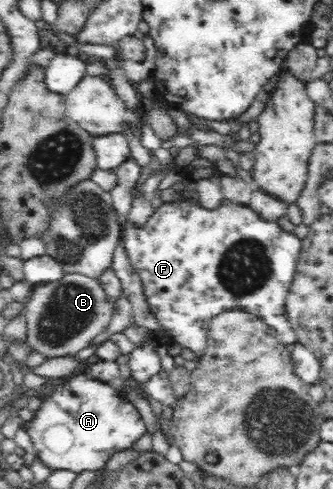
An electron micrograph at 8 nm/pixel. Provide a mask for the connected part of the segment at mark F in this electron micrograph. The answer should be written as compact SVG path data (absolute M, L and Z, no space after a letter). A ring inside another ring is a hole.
M227 199L220 200L218 208L214 208L214 210L207 210L197 201L176 201L173 203L163 203L160 208L156 208L144 228L136 228L133 224L128 222L126 230L121 234L122 237L124 237L124 247L126 247L126 251L128 251L132 259L132 265L134 265L134 268L138 271L138 275L140 275L143 284L143 293L146 301L148 301L148 305L150 305L150 311L156 315L158 323L162 325L161 334L169 337L170 340L178 341L182 347L188 348L194 352L196 357L202 356L206 351L208 330L212 317L224 311L234 309L260 317L265 324L268 325L272 336L278 342L290 346L297 341L296 333L294 329L292 329L285 311L285 298L288 296L289 286L292 284L295 272L297 271L296 263L301 252L302 241L296 234L293 234L292 231L286 232L277 221L266 220L266 218L263 218L248 205L239 205Z

